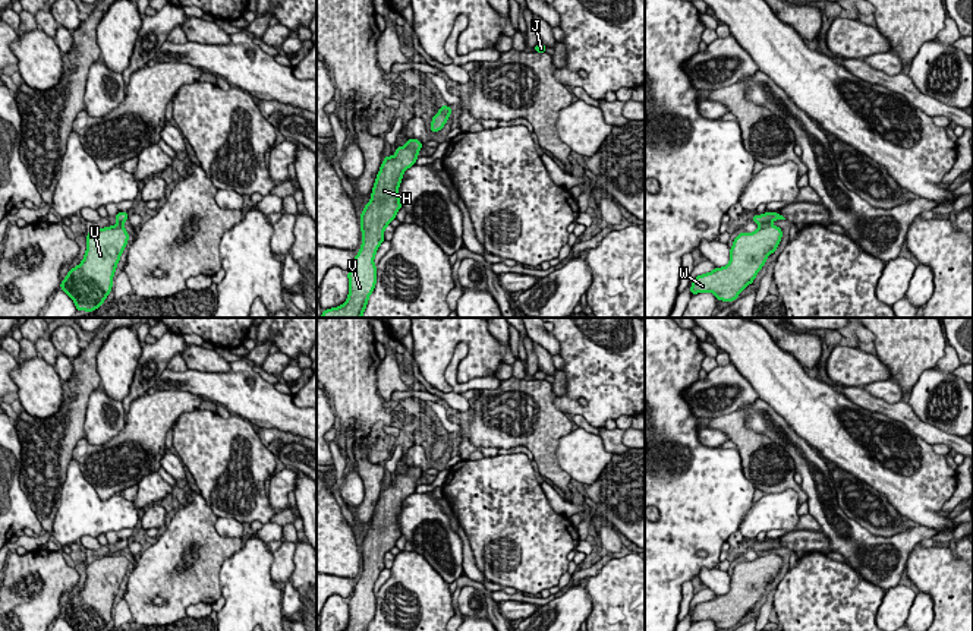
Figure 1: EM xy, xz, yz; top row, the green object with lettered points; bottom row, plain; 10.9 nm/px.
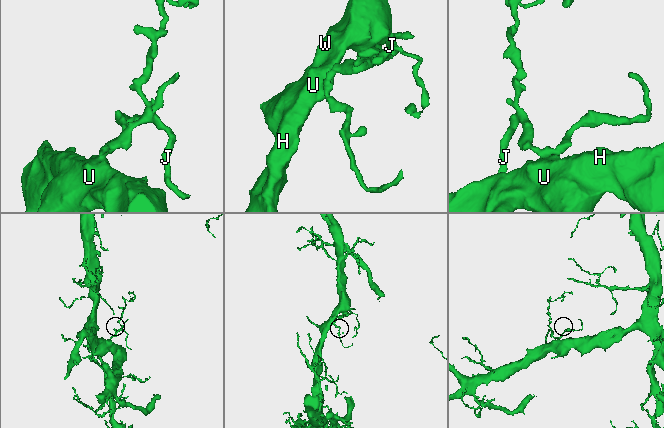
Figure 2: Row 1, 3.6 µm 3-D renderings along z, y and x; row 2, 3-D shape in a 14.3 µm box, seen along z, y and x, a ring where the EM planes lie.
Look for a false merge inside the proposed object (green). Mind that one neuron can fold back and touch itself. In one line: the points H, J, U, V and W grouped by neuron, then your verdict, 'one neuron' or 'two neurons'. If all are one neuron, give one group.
H U V W / J | two neurons

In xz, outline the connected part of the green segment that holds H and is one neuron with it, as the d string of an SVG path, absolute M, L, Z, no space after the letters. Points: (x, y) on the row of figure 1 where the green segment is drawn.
M407 138L404 146L396 146L394 157L387 155L384 158L371 192L371 201L365 205L359 218L362 246L347 272L347 300L338 307L322 310L321 318L362 318L377 283L375 253L385 240L384 230L402 209L399 186L403 173L415 165L421 148L421 141Z

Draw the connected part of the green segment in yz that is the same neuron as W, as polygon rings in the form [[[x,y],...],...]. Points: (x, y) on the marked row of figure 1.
[[[765,224],[753,233],[739,233],[730,249],[727,266],[715,268],[698,275],[690,287],[690,294],[712,291],[718,302],[733,302],[755,281],[766,258],[777,250],[783,230]]]

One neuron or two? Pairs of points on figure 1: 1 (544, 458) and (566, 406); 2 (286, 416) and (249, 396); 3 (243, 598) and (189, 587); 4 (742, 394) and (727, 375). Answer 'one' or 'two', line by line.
1: two
2: one
3: two
4: one

